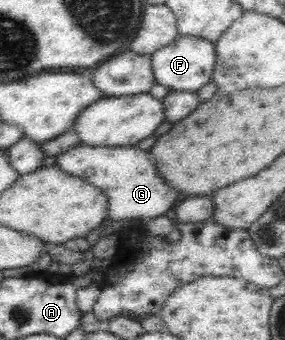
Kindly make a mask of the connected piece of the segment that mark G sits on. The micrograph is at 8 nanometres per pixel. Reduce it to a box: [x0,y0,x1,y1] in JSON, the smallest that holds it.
[55,143,183,220]

